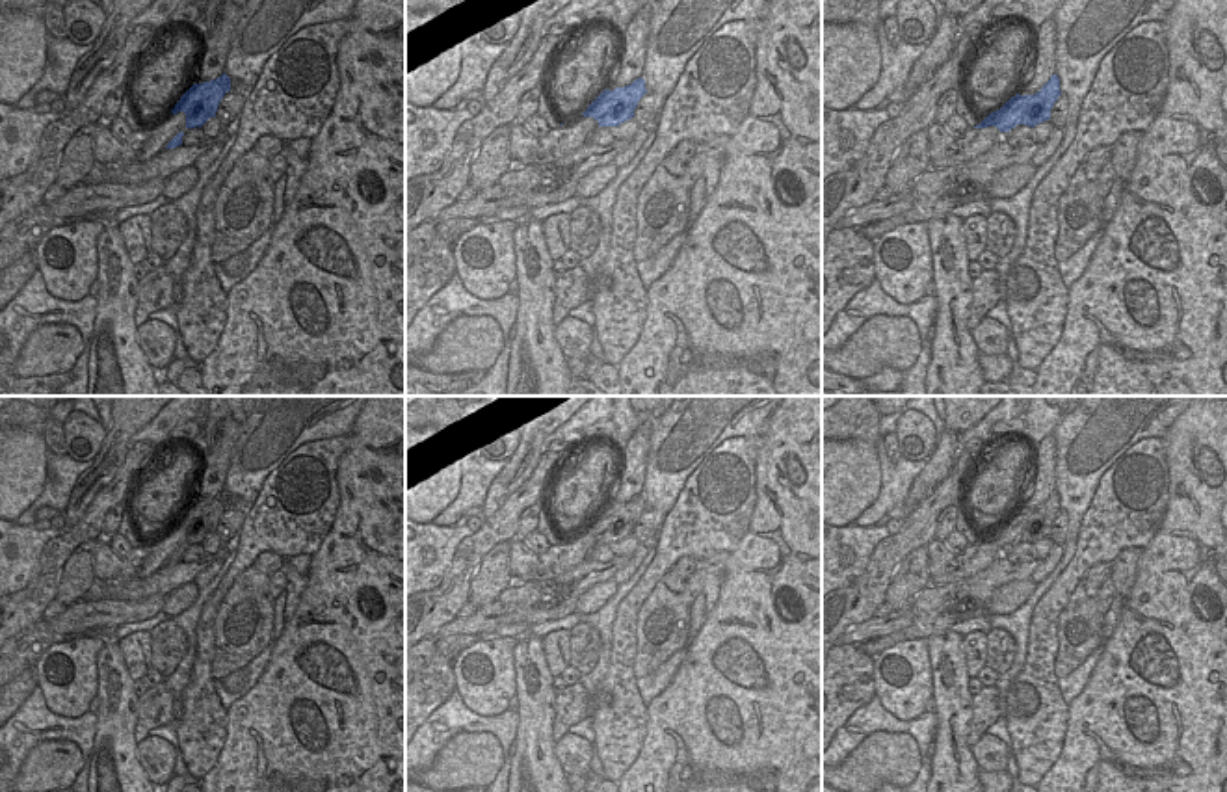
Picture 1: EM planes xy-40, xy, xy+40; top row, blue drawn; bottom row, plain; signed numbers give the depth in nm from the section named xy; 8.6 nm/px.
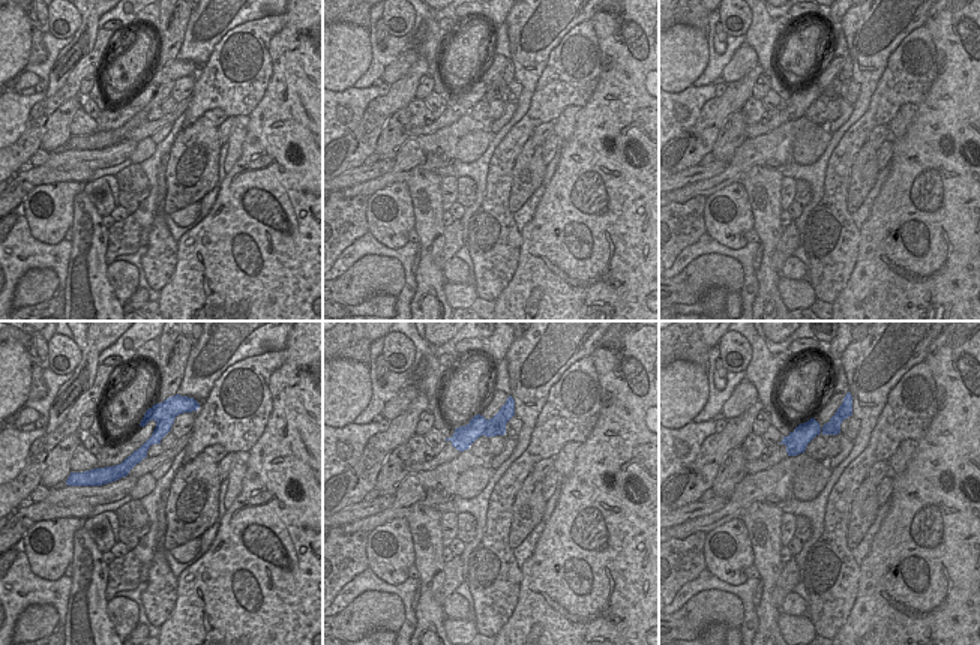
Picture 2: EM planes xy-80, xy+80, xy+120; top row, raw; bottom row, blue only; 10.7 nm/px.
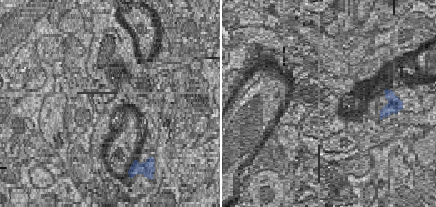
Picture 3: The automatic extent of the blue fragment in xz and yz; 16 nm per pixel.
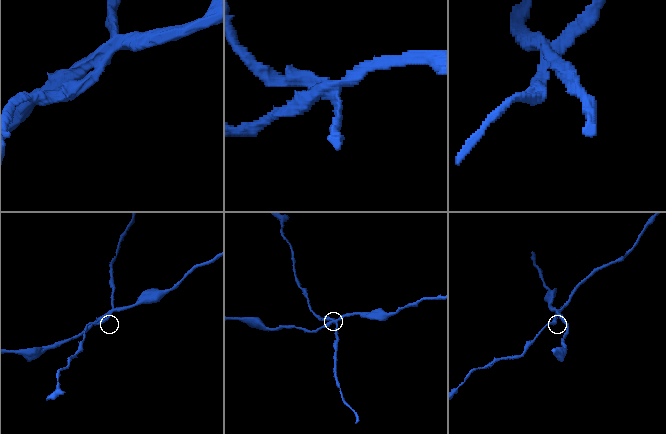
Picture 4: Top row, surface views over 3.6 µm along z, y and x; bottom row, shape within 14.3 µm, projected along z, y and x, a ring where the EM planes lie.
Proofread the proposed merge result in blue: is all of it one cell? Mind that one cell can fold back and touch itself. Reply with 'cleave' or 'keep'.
cleave

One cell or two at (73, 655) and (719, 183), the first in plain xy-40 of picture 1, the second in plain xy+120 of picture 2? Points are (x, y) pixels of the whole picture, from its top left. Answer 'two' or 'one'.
two

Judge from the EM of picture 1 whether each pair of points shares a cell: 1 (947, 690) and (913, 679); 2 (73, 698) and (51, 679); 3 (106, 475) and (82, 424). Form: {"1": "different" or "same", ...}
{"1": "different", "2": "same", "3": "different"}

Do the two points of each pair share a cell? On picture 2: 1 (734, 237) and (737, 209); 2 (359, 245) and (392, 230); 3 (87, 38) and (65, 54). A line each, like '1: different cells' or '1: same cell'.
1: same cell
2: different cells
3: same cell

